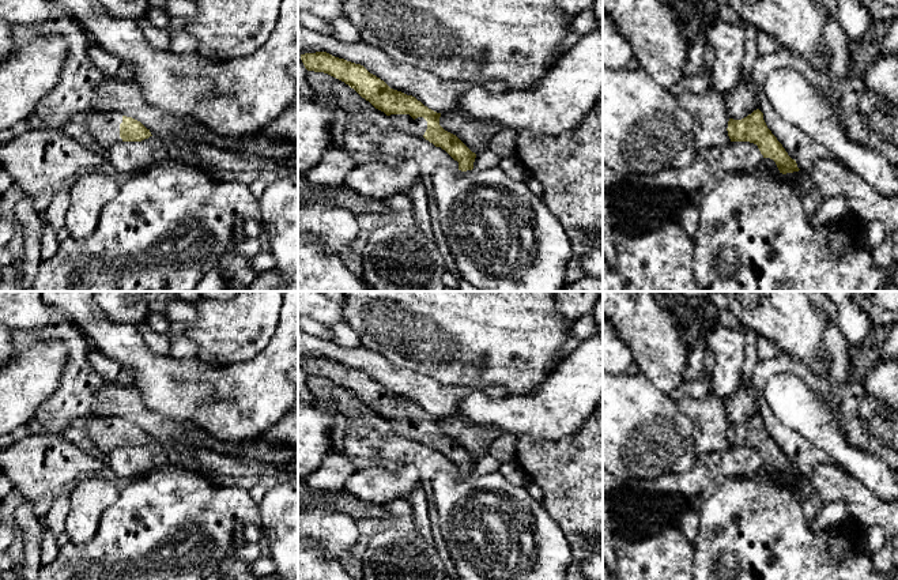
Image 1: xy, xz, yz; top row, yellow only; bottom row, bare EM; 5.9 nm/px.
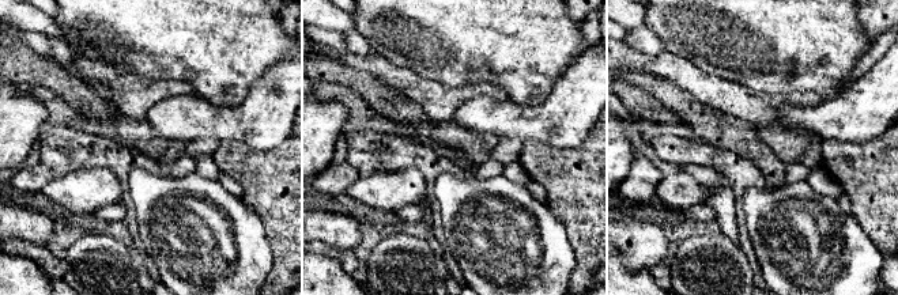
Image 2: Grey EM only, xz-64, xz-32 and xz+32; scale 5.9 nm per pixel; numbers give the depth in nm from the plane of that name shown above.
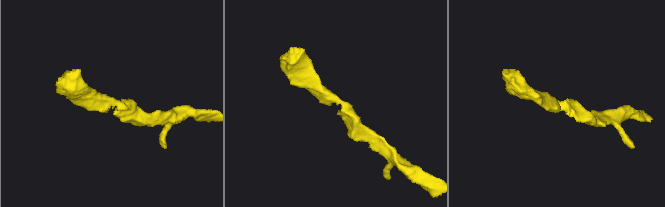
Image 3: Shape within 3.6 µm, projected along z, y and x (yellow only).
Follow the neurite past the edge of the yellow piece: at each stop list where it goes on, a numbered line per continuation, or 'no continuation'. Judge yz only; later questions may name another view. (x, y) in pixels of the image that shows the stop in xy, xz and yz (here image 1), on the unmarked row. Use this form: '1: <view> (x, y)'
no continuation

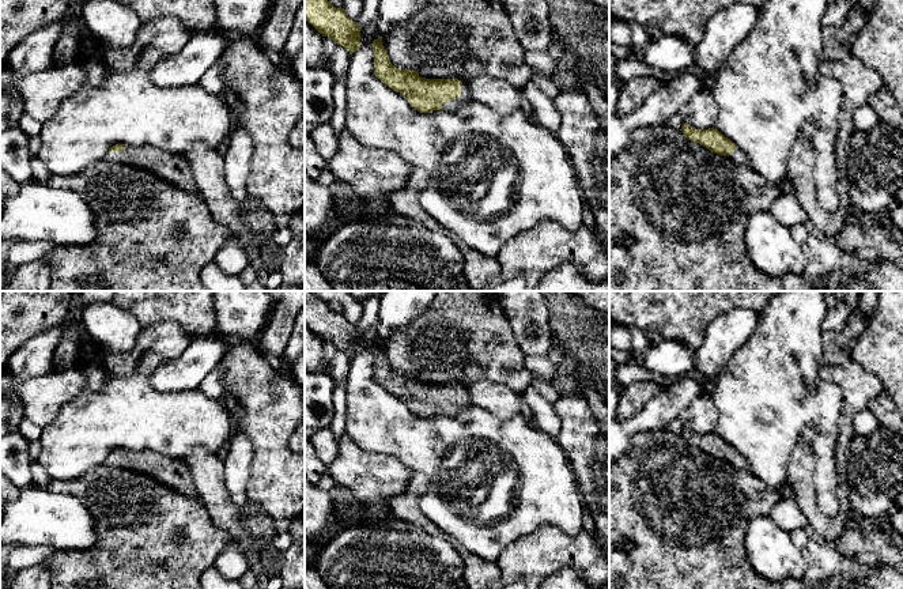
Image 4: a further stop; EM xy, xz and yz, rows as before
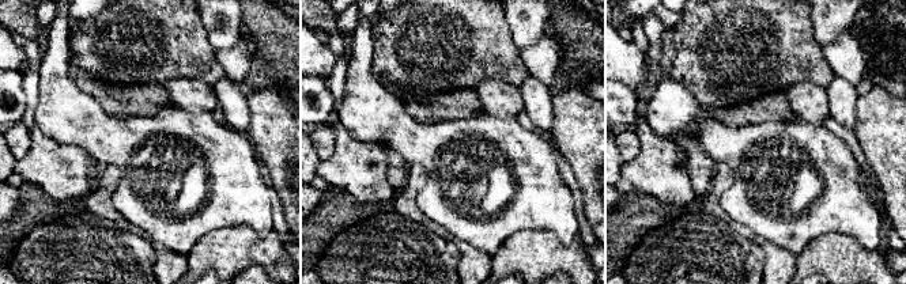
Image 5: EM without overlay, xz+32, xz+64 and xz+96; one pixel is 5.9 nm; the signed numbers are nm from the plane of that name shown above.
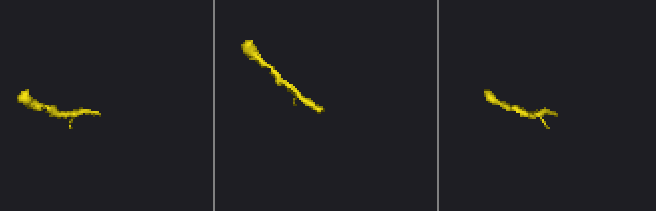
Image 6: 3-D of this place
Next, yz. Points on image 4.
1: yz (737, 460)

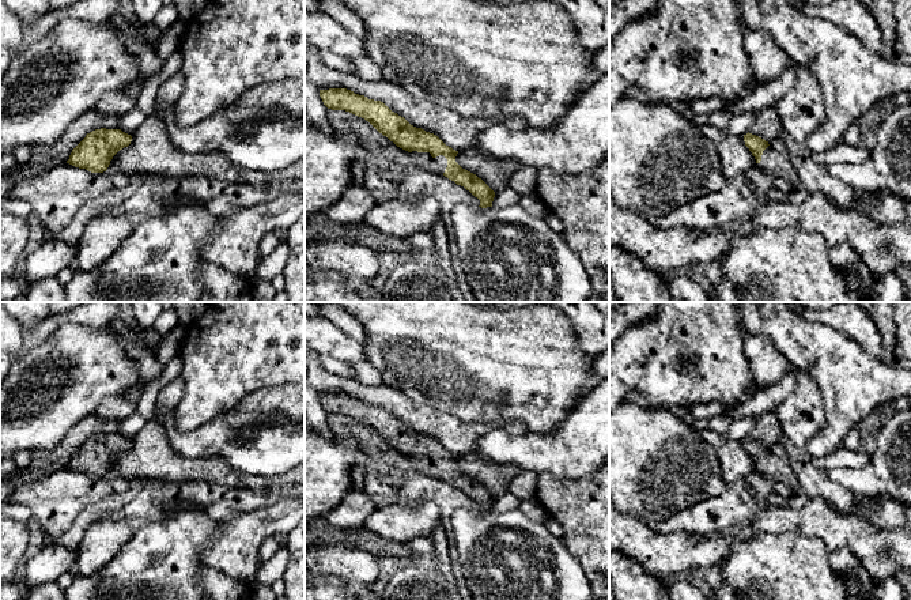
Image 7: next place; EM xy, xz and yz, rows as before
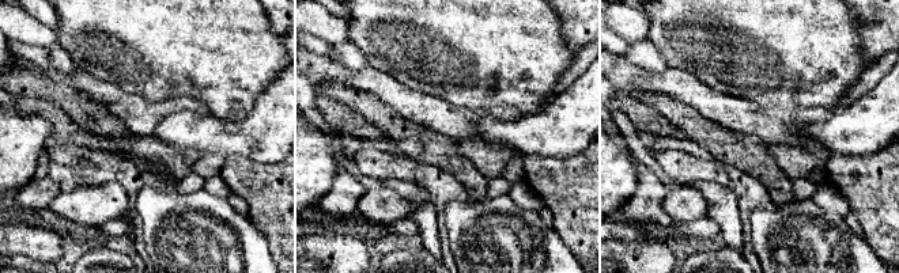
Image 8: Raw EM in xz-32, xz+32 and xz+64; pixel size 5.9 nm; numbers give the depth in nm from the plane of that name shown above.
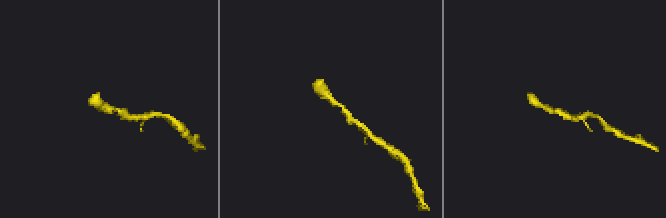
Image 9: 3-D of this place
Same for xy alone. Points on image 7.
no continuation

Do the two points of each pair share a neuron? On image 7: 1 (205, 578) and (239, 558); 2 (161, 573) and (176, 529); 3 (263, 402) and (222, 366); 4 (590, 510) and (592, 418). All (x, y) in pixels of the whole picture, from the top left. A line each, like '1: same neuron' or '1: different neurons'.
1: different neurons
2: same neuron
3: different neurons
4: different neurons

